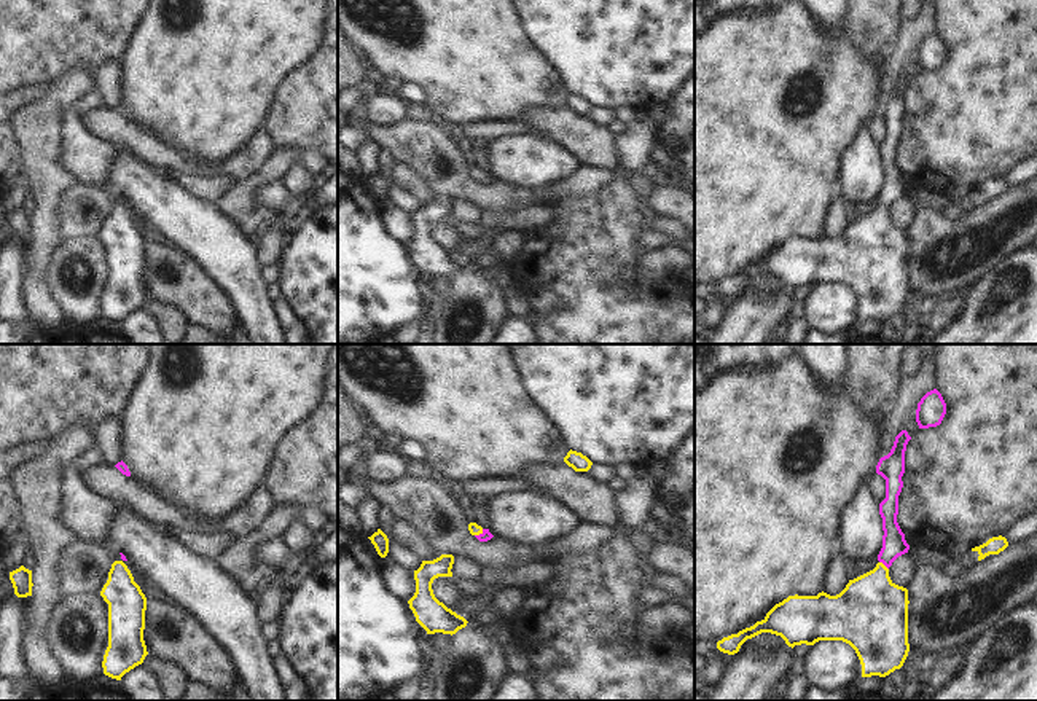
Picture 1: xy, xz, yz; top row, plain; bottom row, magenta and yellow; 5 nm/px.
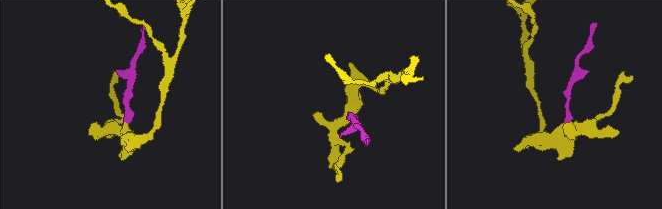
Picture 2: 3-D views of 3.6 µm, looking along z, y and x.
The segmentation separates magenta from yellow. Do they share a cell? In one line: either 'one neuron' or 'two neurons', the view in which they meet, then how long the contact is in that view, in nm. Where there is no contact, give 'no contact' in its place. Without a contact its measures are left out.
one neuron | yz | 60 nm

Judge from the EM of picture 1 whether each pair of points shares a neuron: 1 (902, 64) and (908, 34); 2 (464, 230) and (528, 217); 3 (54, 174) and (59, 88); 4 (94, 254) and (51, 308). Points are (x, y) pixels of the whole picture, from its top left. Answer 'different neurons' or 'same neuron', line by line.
1: same neuron
2: same neuron
3: same neuron
4: different neurons

